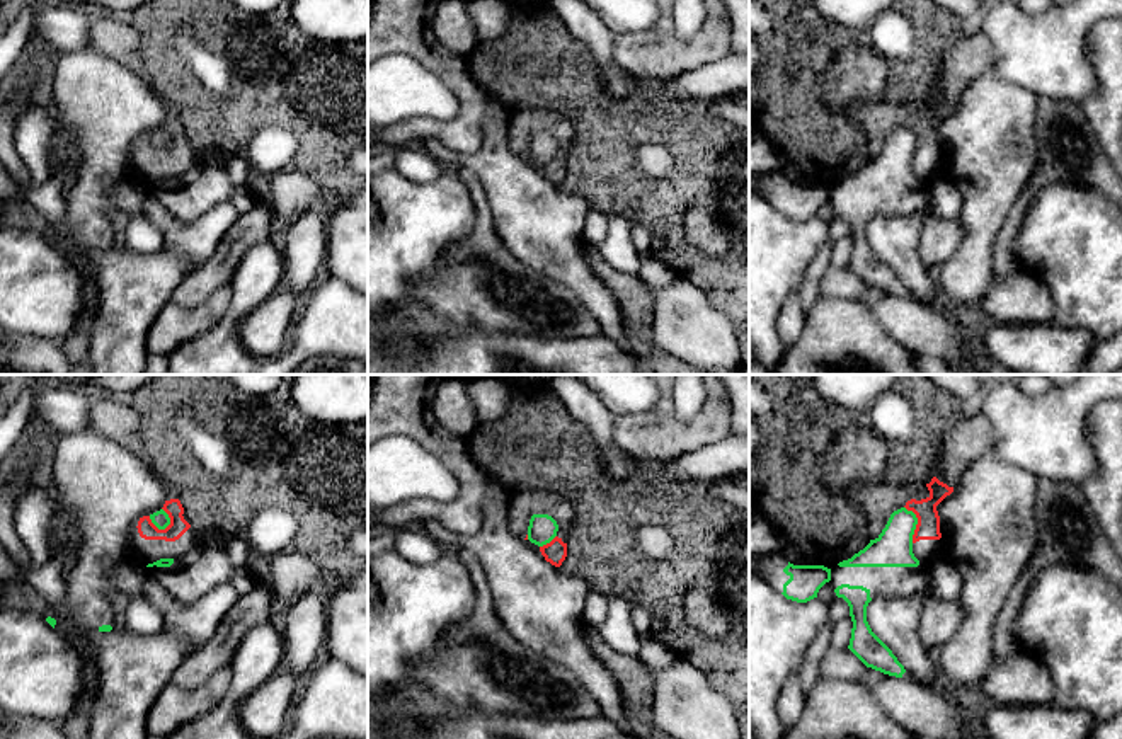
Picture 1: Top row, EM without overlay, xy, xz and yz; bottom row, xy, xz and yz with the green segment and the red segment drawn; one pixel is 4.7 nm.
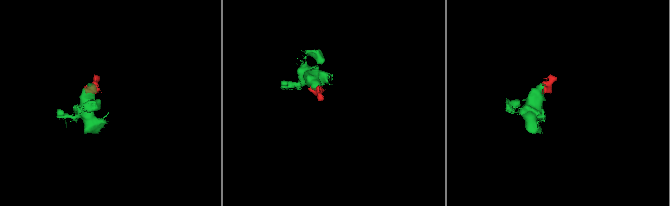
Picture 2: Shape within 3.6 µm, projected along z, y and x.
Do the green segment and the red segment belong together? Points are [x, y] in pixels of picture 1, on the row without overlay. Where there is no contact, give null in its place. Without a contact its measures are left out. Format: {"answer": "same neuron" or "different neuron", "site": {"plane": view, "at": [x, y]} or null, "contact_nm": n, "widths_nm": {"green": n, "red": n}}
{"answer": "different neuron", "site": {"plane": "xy", "at": [159, 147]}, "contact_nm": 120, "widths_nm": {"green": 80, "red": 90}}

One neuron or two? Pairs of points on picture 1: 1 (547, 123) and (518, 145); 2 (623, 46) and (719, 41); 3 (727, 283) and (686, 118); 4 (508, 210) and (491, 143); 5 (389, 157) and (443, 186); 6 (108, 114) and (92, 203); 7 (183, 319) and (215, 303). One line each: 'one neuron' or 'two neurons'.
1: one neuron
2: one neuron
3: one neuron
4: one neuron
5: two neurons
6: one neuron
7: one neuron

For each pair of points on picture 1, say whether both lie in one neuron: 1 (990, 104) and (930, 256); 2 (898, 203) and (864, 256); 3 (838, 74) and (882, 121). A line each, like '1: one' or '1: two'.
1: one
2: one
3: one

